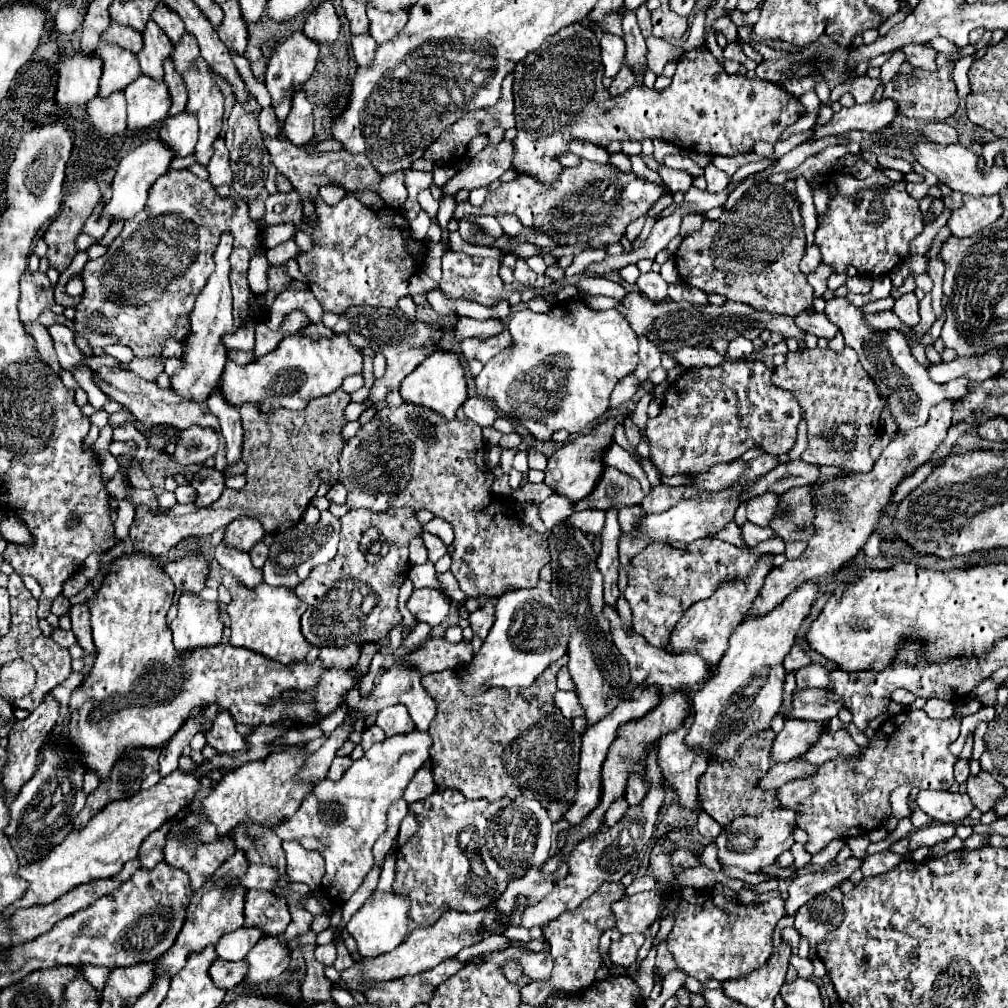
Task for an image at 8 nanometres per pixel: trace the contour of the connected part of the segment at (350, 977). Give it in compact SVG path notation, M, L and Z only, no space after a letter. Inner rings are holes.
M479 910L473 914L465 914L465 912L445 912L433 926L427 928L415 928L405 940L403 944L399 944L399 948L385 952L383 956L375 956L371 960L361 958L359 962L355 962L351 968L341 972L341 978L333 984L335 988L347 988L349 992L365 992L369 988L373 988L377 982L385 982L385 980L397 980L401 976L407 974L419 974L423 970L435 968L437 964L441 964L447 958L453 958L455 954L459 954L463 948L491 936L491 934L499 934L503 930L503 924L499 922L499 914L495 910ZM487 924L487 932L481 934L479 926Z

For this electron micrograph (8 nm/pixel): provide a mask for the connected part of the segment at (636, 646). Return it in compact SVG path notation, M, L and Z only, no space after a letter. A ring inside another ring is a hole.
M611 606L603 608L603 616L611 622L611 636L615 646L619 648L619 652L625 656L625 660L629 662L629 672L631 672L631 680L635 684L659 684L663 686L663 690L675 690L681 686L689 686L689 688L699 688L703 686L703 682L709 680L711 670L707 668L707 662L699 656L699 654L691 654L691 652L683 652L683 654L667 654L661 648L655 648L651 644L647 644L647 640L635 632L627 634L623 628L623 620L617 614L617 610L613 610Z

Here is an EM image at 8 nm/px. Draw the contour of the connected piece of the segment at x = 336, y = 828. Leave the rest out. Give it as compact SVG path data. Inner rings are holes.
M417 728L409 734L391 736L381 744L373 744L361 760L353 762L339 782L331 782L329 778L319 782L313 792L305 796L293 818L275 826L281 840L297 840L303 848L313 848L323 854L325 870L329 872L325 892L337 904L347 902L373 868L375 860L371 850L375 840L385 832L387 808L403 796L413 774L429 760L429 748L429 732L419 732ZM323 806L327 806L327 818L321 814Z

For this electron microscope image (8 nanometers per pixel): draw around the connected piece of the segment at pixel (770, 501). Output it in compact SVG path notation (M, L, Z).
M765 492L747 502L747 520L757 526L769 526L771 520L779 512L779 496L773 492Z

